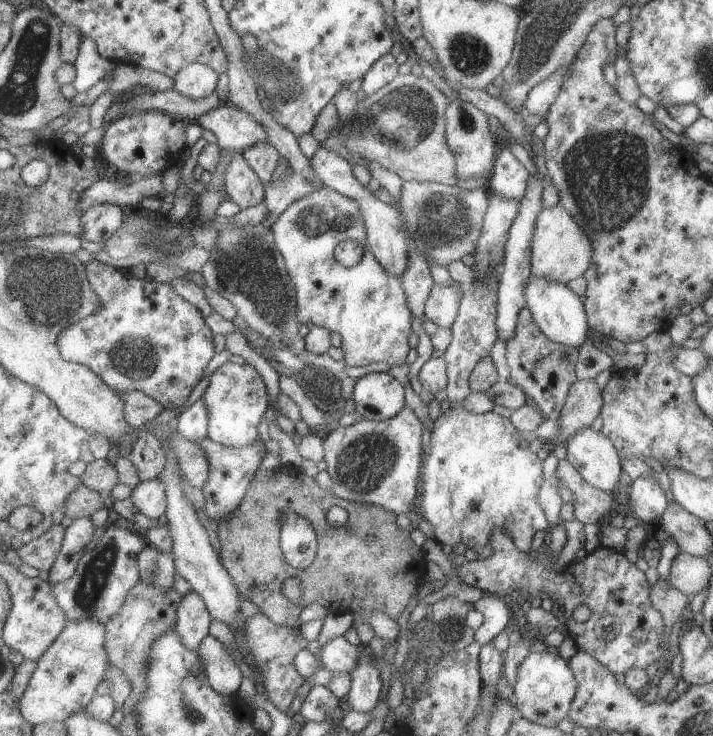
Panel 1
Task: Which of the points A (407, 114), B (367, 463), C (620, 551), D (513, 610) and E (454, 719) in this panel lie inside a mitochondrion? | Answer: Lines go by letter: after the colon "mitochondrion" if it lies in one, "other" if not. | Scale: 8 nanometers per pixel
A: mitochondrion
B: mitochondrion
C: other
D: other
E: other

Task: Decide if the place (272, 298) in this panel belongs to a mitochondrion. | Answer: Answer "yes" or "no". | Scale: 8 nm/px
yes

